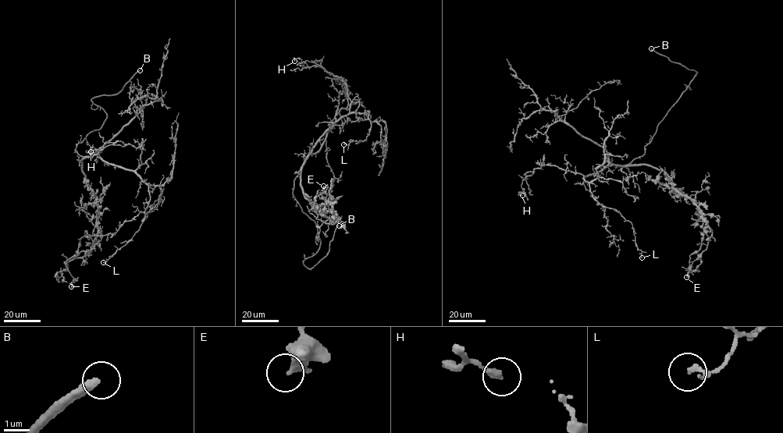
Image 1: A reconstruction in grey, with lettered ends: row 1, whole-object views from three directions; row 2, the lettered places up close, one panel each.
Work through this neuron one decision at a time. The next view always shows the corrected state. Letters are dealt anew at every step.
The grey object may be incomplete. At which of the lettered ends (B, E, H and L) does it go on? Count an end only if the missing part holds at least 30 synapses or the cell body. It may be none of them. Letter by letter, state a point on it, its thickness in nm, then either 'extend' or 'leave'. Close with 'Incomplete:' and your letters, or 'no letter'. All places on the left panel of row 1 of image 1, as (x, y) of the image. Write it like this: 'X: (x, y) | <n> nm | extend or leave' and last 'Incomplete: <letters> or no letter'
B: (140, 70) | 340 nm | extend
E: (71, 286) | 440 nm | leave
H: (90, 151) | 240 nm | leave
L: (103, 262) | 170 nm | leave
Incomplete: B

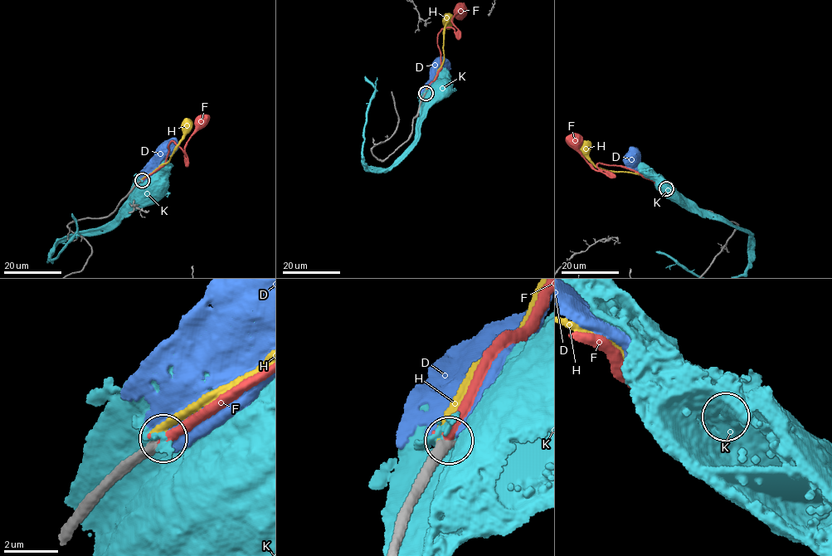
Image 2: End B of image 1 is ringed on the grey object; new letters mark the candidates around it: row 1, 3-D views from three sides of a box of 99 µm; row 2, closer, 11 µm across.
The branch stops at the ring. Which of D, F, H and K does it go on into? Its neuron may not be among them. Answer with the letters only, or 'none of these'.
F

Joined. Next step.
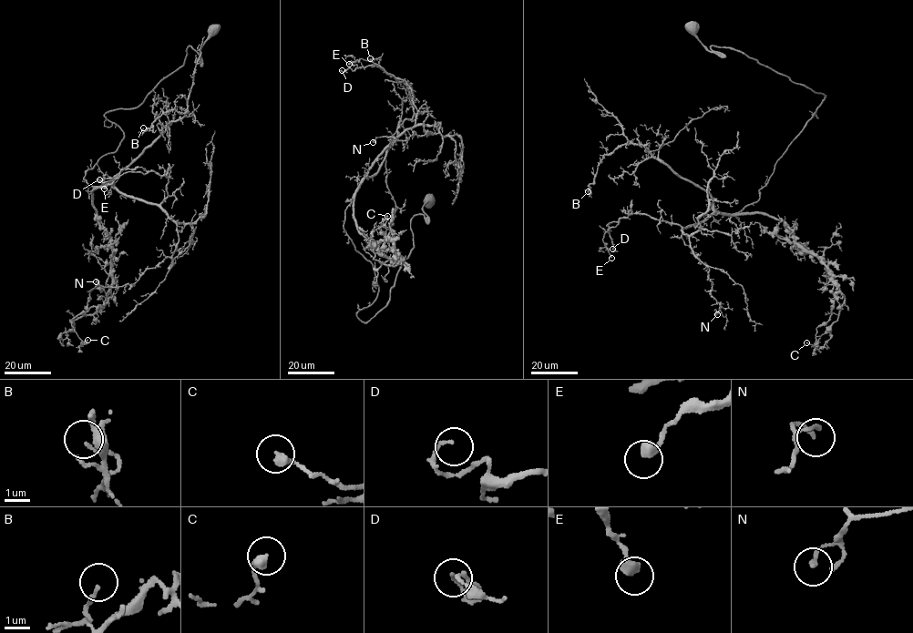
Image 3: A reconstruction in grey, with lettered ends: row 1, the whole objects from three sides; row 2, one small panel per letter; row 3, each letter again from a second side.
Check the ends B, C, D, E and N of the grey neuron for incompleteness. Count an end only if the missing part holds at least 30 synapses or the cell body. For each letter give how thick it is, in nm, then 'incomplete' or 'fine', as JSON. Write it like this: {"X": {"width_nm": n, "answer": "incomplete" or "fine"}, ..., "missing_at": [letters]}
{"B": {"width_nm": 110, "answer": "fine"}, "C": {"width_nm": 320, "answer": "fine"}, "D": {"width_nm": 80, "answer": "fine"}, "E": {"width_nm": 440, "answer": "fine"}, "N": {"width_nm": 170, "answer": "fine"}, "missing_at": []}

